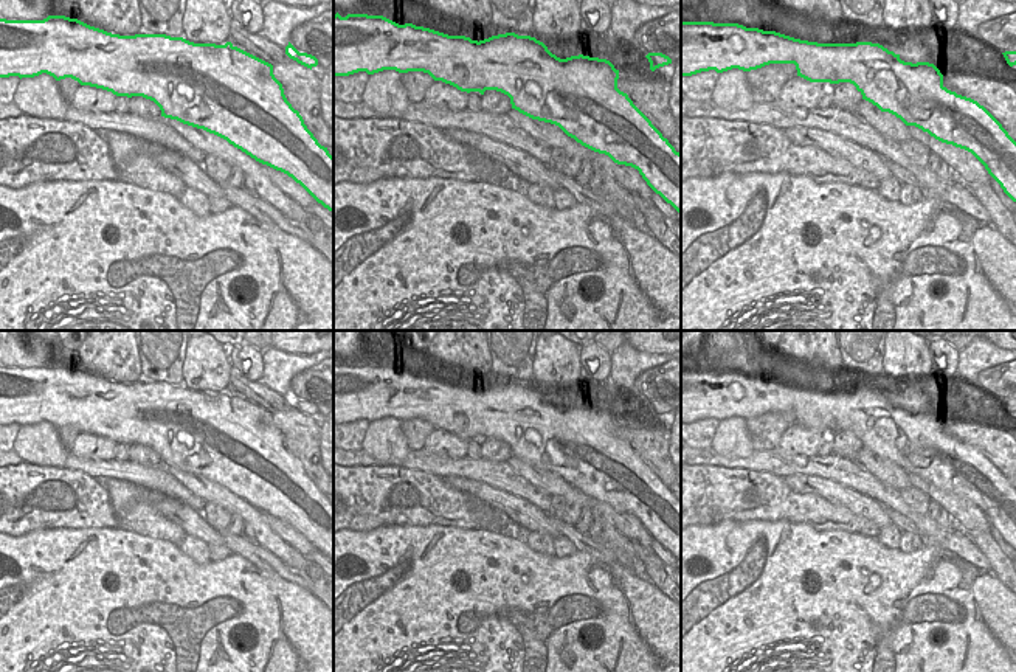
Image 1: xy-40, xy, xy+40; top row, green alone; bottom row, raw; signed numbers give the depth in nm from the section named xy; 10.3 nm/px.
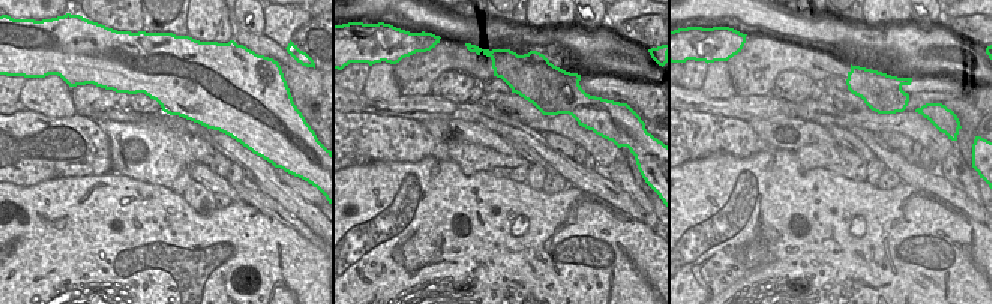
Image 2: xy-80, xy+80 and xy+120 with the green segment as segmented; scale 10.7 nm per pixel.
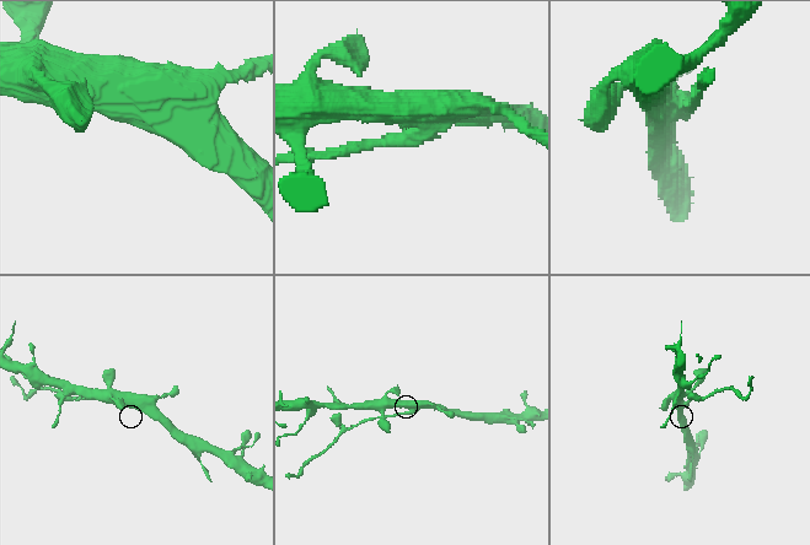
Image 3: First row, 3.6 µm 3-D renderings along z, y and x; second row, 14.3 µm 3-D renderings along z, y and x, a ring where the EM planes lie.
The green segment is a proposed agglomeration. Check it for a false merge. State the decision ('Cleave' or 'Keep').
Cleave.

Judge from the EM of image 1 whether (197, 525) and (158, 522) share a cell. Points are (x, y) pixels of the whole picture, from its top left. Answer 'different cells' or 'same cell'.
different cells

